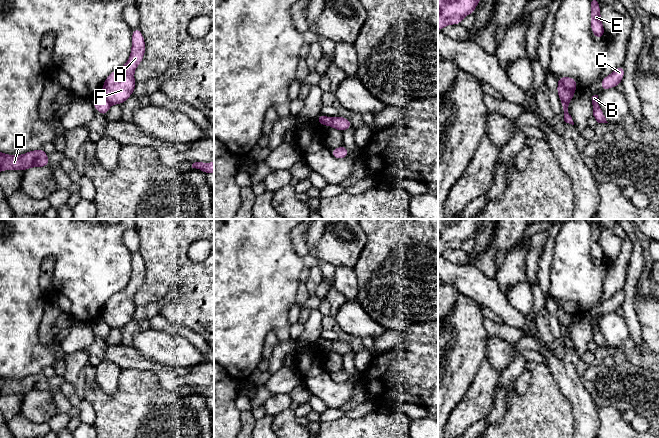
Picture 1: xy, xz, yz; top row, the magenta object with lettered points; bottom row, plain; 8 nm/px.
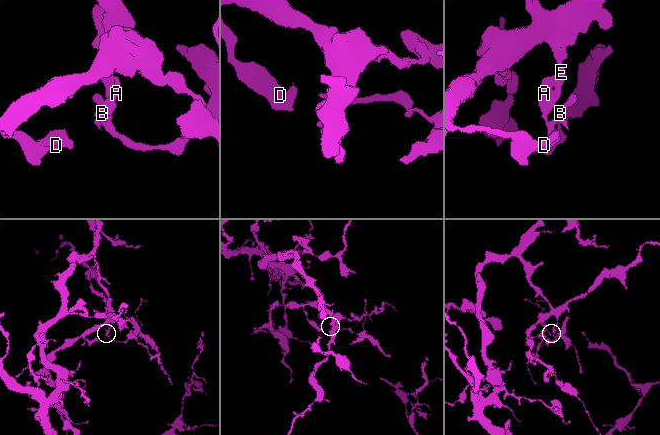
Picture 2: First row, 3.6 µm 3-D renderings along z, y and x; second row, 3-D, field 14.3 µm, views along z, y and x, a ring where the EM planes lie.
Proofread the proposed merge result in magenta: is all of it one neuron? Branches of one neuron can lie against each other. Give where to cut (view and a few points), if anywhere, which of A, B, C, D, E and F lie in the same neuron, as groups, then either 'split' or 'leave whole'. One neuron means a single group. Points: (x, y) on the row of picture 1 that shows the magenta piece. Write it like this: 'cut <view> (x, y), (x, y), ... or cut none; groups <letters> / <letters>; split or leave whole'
cut xy (100, 95), (109, 104); groups A D E F / B C; split

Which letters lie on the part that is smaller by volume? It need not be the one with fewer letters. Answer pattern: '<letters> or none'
B, C

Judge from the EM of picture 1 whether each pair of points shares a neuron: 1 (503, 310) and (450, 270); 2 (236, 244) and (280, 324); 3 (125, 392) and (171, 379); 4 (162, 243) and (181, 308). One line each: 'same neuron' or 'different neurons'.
1: same neuron
2: same neuron
3: different neurons
4: same neuron

